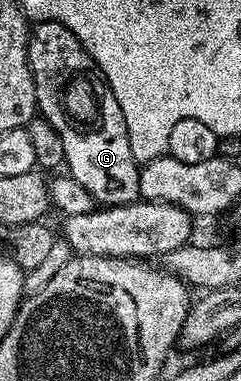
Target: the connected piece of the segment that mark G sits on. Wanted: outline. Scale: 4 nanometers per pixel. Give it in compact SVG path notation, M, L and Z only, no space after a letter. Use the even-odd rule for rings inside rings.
M35 22L27 36L27 62L31 65L31 75L35 85L35 104L38 113L53 128L57 128L57 136L61 136L61 144L65 144L65 166L70 177L77 180L90 192L92 199L99 204L121 206L140 197L139 172L135 157L129 152L129 136L125 128L125 116L121 116L121 108L107 86L106 81L97 77L95 61L85 52L85 48L73 36L69 28L56 22ZM76 90L79 94L87 94L95 90L95 118L70 118L63 111L63 97Z

